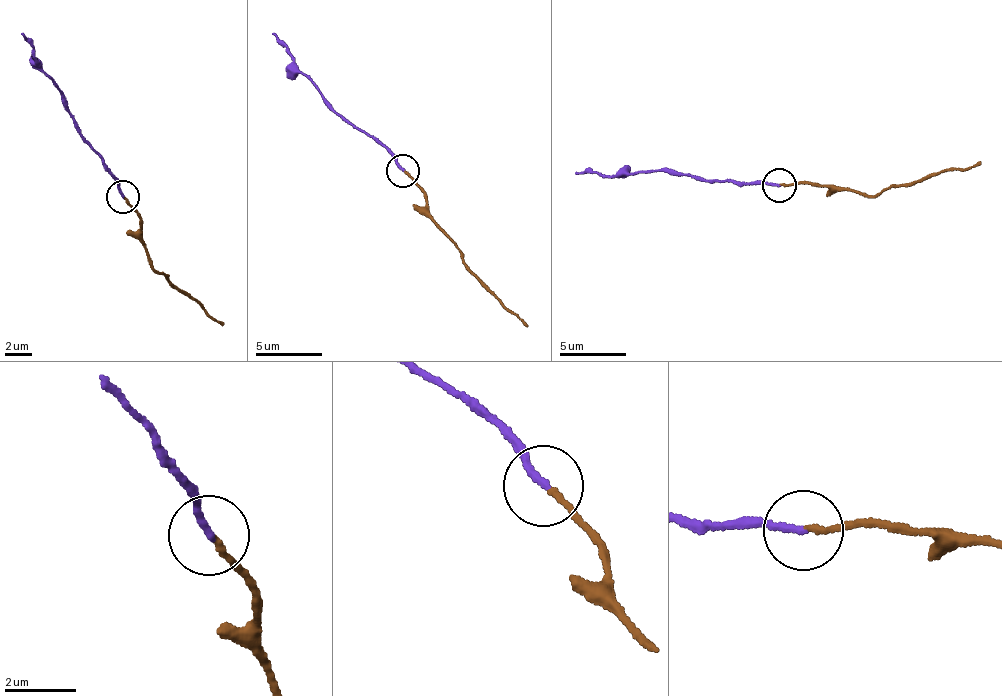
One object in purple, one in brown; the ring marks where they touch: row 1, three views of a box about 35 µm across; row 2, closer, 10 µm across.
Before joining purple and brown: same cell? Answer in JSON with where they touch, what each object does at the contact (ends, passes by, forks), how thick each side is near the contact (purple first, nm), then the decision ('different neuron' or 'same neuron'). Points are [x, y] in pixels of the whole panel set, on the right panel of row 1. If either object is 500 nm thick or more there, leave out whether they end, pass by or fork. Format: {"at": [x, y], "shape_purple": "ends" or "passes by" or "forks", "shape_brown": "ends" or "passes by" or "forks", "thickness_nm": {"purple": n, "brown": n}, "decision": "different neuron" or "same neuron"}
{"at": [779, 185], "shape_purple": "ends", "shape_brown": "ends", "thickness_nm": {"purple": 200, "brown": 140}, "decision": "different neuron"}

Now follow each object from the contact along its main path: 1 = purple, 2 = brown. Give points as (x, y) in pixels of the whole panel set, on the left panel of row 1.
1: (122, 196), (106, 166), (80, 129), (61, 90), (41, 67), (35, 48), (20, 33)
2: (125, 196), (139, 219), (139, 238), (152, 269), (224, 323)

